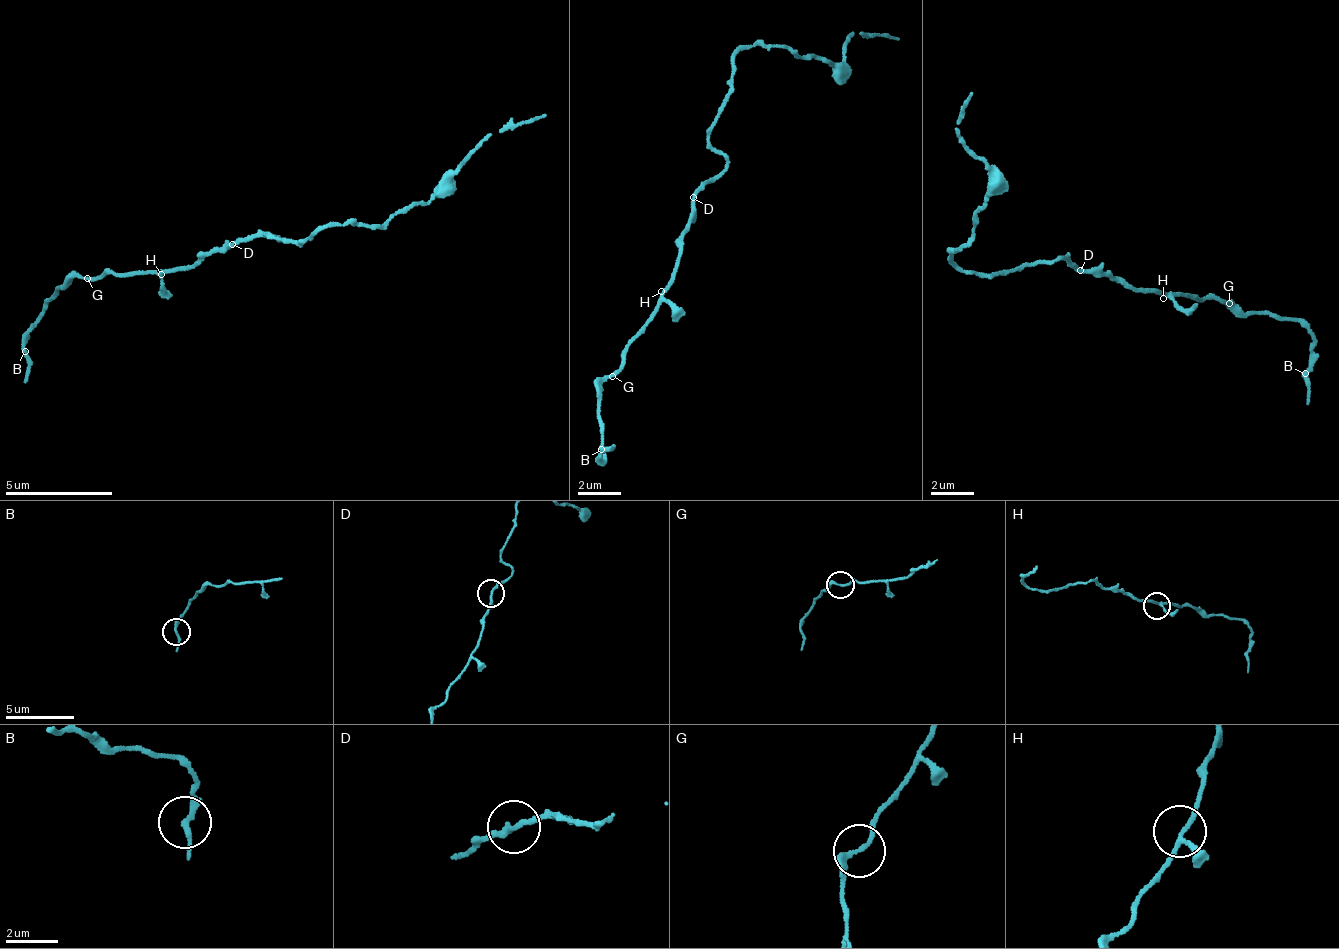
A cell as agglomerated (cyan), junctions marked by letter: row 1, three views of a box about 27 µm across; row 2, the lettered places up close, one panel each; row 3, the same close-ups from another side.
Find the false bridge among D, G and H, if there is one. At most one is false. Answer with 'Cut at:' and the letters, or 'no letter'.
Cut at: no letter

